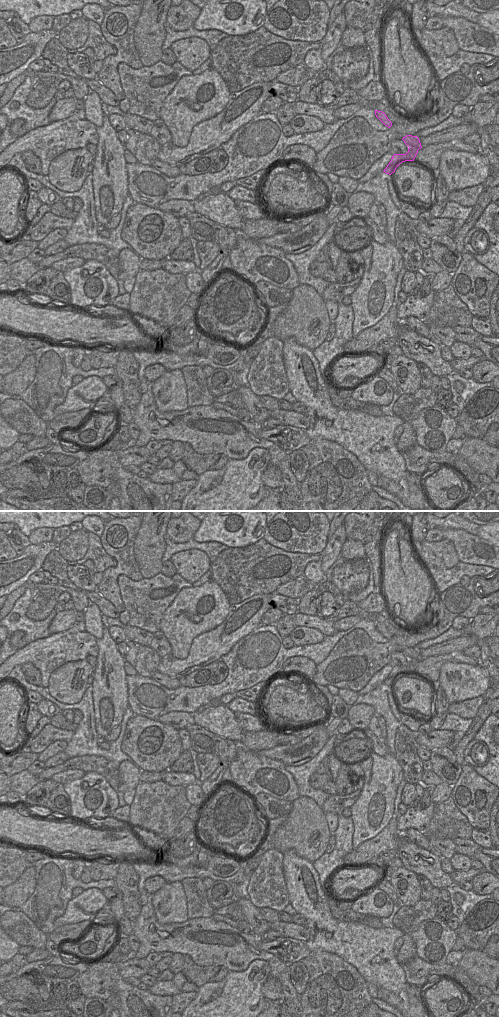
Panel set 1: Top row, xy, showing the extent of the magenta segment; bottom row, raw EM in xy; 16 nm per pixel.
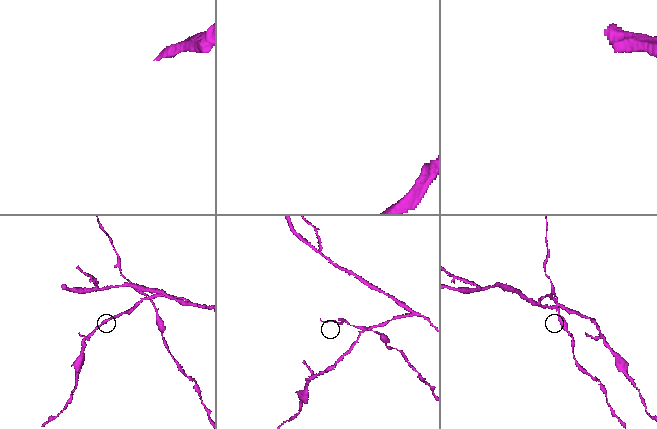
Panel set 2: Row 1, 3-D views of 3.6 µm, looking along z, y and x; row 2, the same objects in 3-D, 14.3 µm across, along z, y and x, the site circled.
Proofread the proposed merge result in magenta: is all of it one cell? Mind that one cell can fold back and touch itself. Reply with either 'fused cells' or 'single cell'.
fused cells

